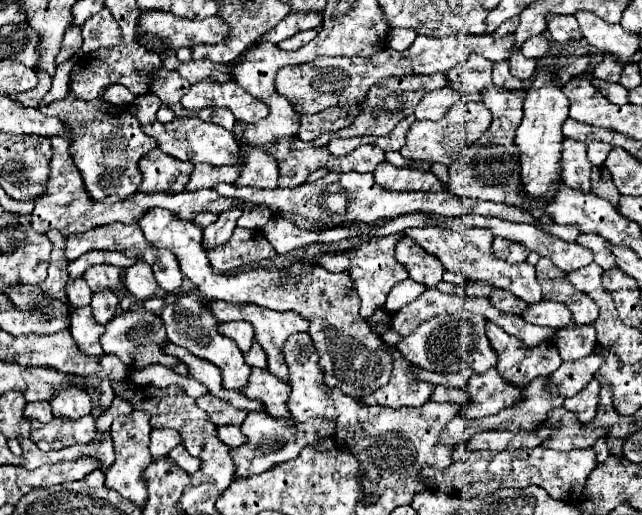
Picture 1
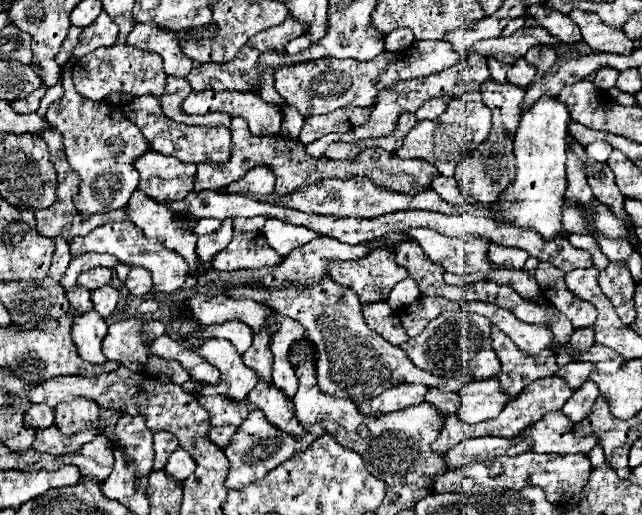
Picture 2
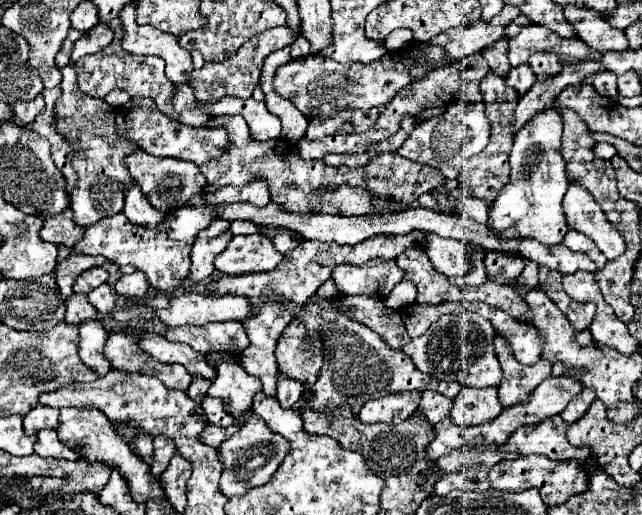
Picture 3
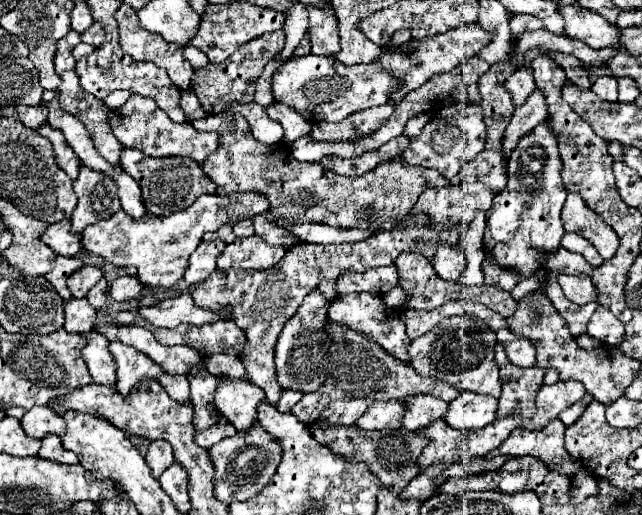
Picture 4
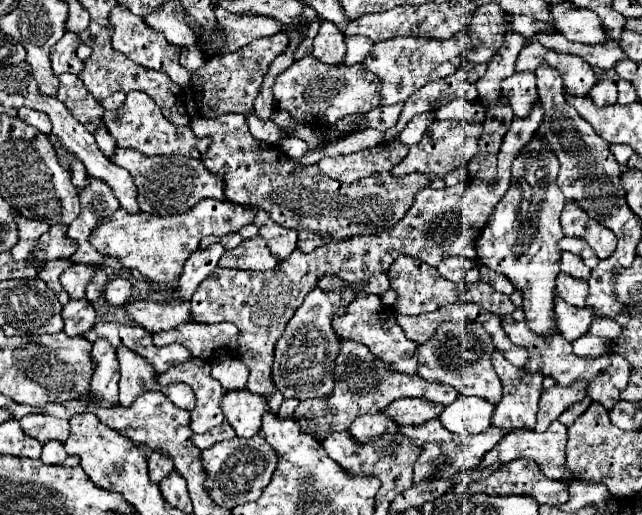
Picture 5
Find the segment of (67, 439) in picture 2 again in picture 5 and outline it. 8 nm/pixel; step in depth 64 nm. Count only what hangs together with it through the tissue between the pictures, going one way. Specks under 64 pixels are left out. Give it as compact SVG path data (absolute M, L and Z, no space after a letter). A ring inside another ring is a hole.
M50 440L48 444L44 444L40 460L48 466L78 466L80 464L80 458L66 454L64 446L56 440Z

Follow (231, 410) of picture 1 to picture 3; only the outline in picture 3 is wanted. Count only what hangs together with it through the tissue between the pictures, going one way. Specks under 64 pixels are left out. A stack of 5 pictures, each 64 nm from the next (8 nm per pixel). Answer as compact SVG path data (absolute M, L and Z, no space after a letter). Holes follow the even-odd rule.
M204 398L202 408L204 408L206 416L208 416L208 422L212 422L212 424L230 426L230 424L236 424L238 422L234 416L228 416L228 412L224 412L224 406L216 398Z

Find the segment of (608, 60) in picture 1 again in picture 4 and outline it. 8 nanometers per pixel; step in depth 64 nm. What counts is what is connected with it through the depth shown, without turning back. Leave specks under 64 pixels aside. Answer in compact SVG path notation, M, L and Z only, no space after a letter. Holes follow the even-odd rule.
M600 76L596 78L596 82L590 88L600 100L606 102L616 102L618 98L618 86L616 86L616 78L614 76Z

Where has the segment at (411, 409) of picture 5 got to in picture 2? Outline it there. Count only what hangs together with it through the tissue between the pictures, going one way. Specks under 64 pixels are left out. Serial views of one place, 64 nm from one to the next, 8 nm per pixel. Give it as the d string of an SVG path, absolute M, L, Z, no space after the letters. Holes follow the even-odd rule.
M428 390L428 396L424 398L424 402L432 404L444 416L454 414L456 408L460 406L458 394L446 394L446 392L440 392L440 390Z

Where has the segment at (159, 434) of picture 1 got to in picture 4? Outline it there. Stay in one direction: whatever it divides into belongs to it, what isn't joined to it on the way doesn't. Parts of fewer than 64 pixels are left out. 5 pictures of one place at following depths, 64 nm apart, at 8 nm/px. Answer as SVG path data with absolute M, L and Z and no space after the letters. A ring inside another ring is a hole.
M156 440L150 444L148 448L148 454L146 454L146 462L152 470L152 476L154 478L160 478L162 472L174 464L174 456L172 456L172 448L168 442L164 440Z

